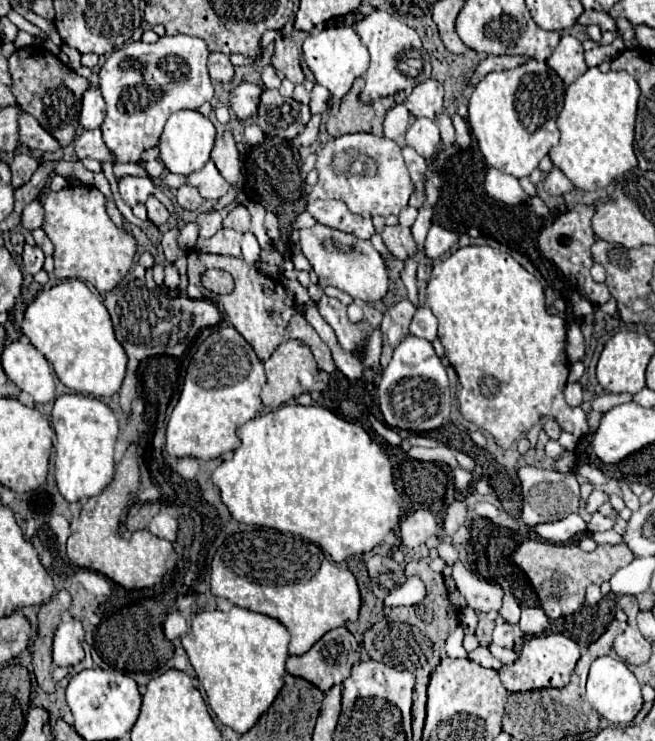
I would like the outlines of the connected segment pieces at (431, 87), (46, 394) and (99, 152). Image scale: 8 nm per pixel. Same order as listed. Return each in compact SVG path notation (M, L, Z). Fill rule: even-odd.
M433 79L423 81L407 97L405 107L415 117L427 117L435 121L437 113L443 109L443 85Z
M13 341L3 349L1 363L5 375L37 403L49 403L55 397L55 381L47 359L29 343Z
M93 131L93 133L83 133L79 135L75 141L75 155L77 155L77 161L85 159L85 157L91 157L91 159L97 159L97 161L109 161L109 153L105 153L105 145L101 141L101 133L99 131Z

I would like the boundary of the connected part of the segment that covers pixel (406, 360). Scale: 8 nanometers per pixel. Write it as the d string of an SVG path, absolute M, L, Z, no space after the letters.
M407 335L393 351L377 385L377 403L389 427L423 433L443 425L451 409L451 389L447 371L427 339Z

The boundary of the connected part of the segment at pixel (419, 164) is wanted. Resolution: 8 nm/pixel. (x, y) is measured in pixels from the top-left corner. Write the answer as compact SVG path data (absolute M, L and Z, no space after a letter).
M403 147L403 157L405 157L405 165L407 165L407 169L409 169L411 179L417 181L417 183L421 183L423 173L427 171L425 159L423 159L415 149L411 149L411 147Z

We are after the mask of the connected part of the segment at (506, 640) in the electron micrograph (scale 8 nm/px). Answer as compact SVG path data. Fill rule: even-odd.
M496 619L496 626L492 633L492 642L504 648L513 649L515 644L513 625L505 621L497 621Z

